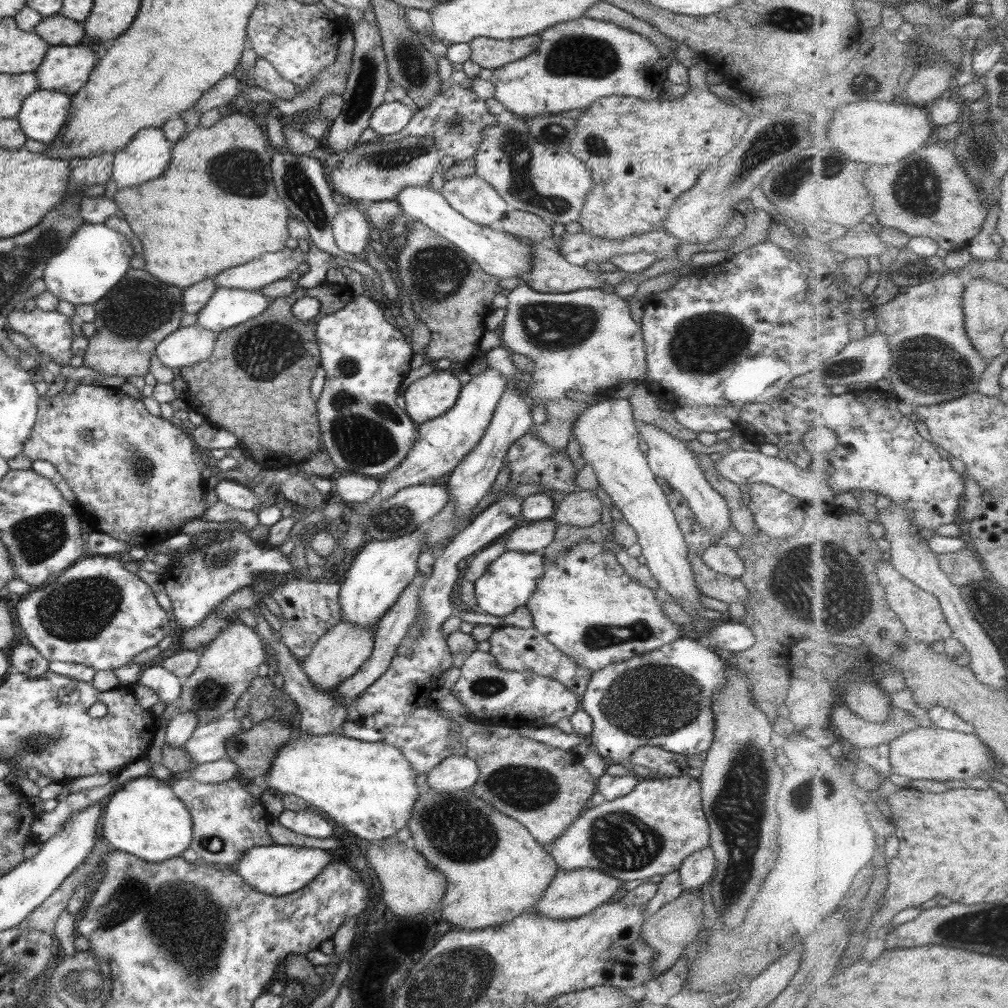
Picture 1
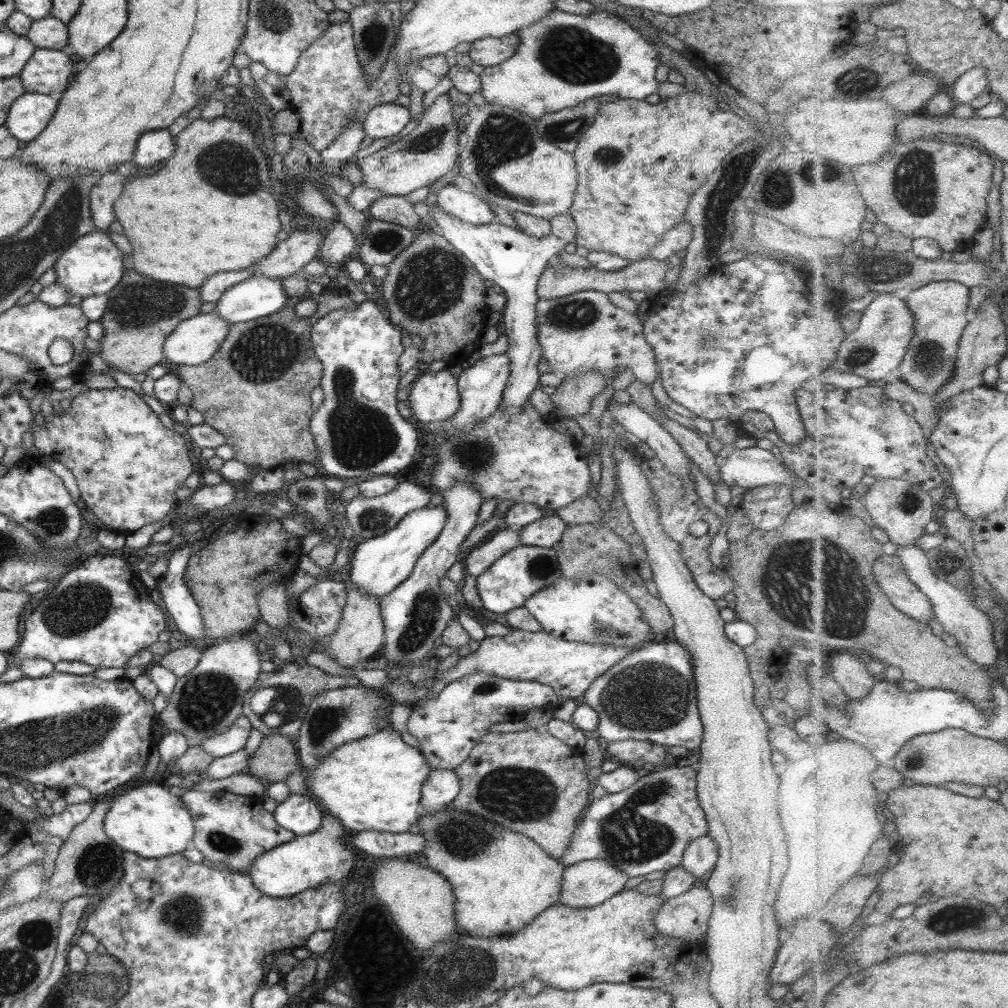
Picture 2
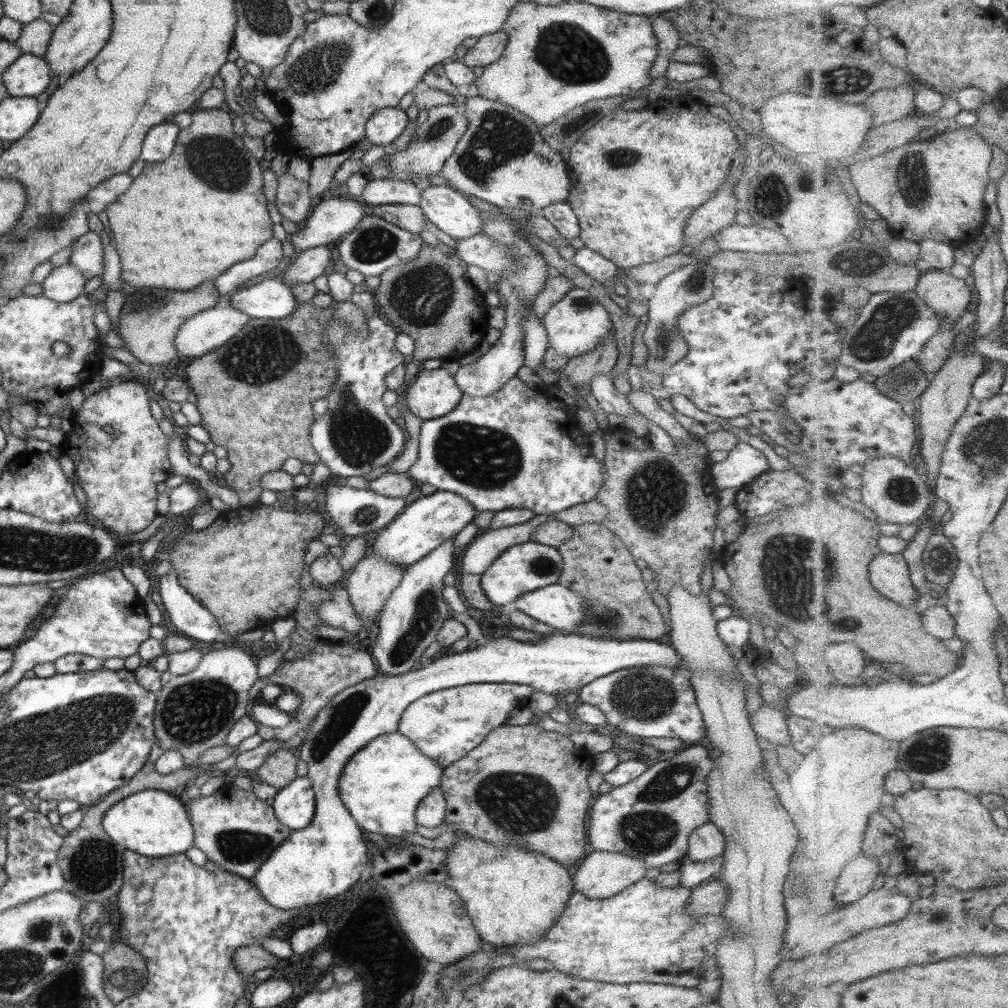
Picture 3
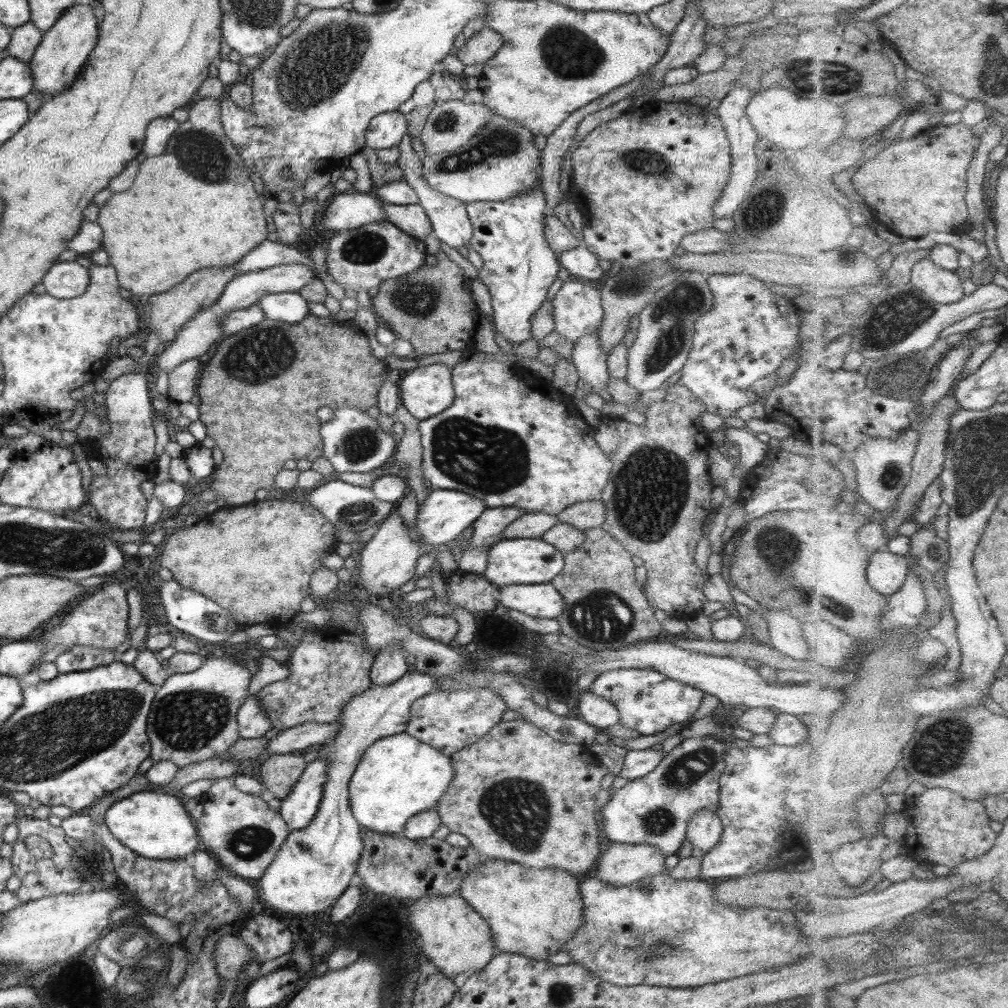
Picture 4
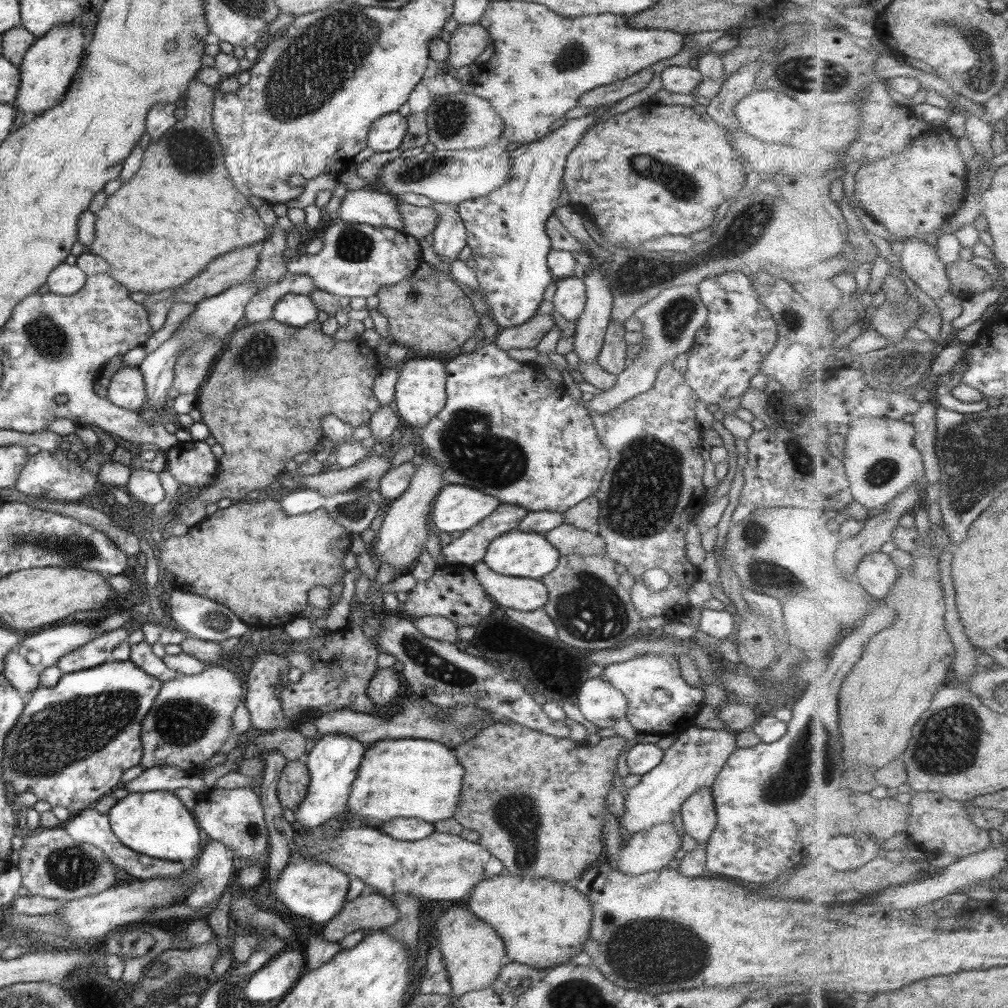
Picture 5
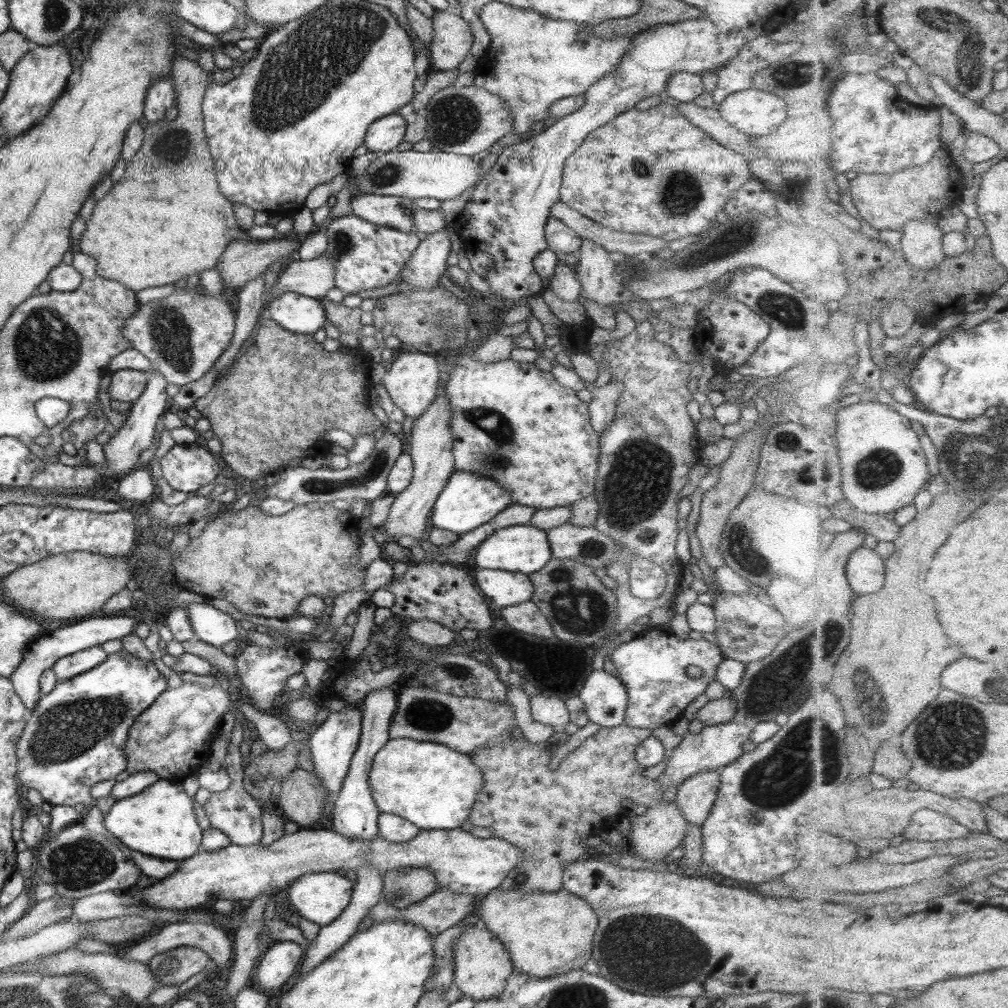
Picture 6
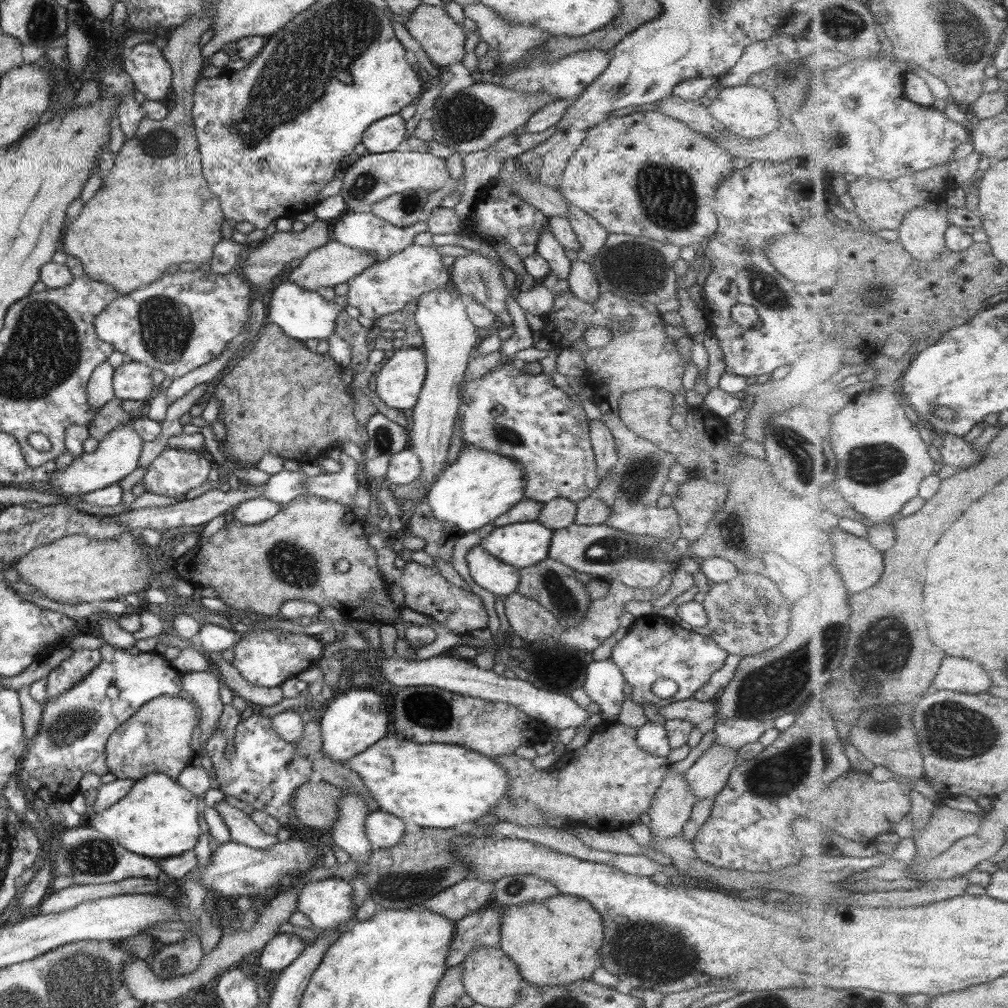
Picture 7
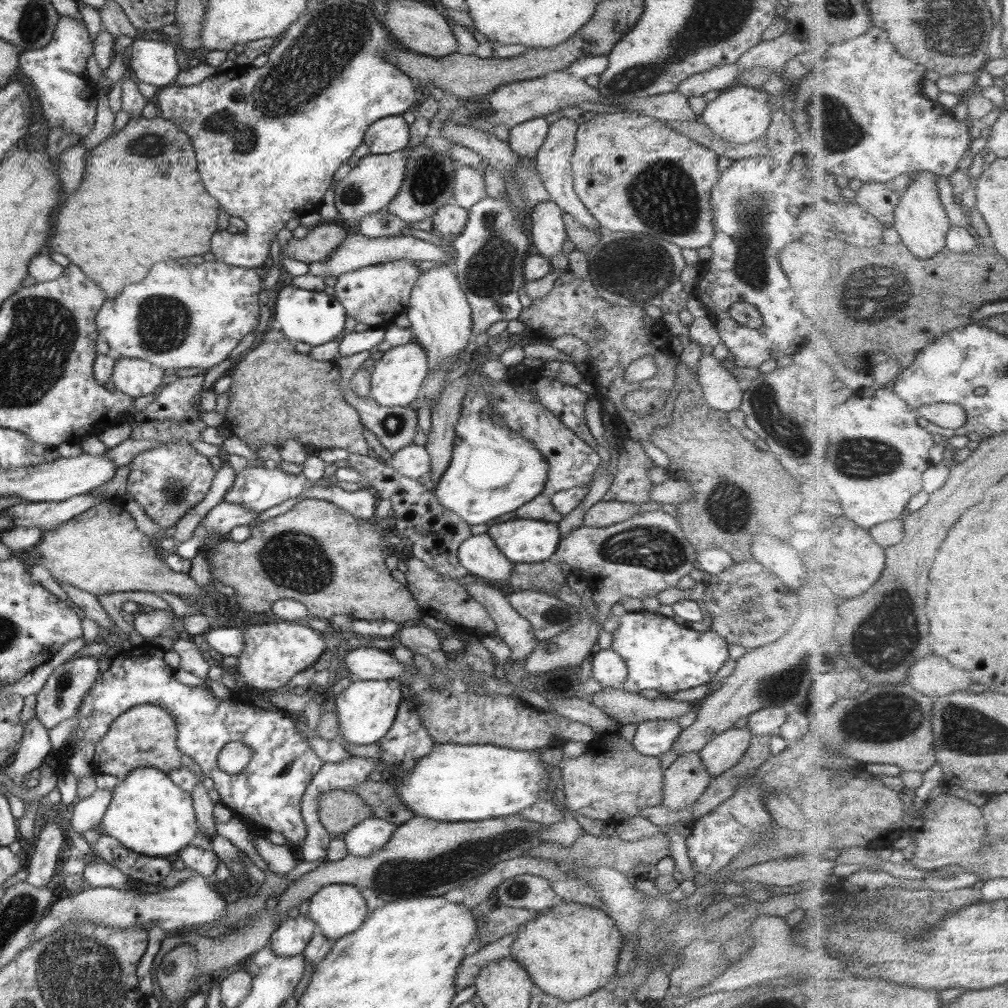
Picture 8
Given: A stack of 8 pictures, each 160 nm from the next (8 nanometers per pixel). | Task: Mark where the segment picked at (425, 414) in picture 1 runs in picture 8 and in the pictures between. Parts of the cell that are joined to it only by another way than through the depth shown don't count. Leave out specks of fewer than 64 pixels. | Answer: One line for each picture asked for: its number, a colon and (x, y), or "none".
2: (433, 397)
3: (433, 394)
4: (424, 391)
5: (419, 393)
6: (411, 381)
7: (398, 381)
8: (396, 378)

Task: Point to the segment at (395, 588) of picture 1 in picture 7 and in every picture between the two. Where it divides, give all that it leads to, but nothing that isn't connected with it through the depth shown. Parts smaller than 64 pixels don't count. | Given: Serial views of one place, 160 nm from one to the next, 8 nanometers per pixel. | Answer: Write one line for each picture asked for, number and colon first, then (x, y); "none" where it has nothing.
2: (377, 564)
3: (425, 523)
4: (442, 516)
5: (455, 508)
6: (467, 501)
7: (479, 486)

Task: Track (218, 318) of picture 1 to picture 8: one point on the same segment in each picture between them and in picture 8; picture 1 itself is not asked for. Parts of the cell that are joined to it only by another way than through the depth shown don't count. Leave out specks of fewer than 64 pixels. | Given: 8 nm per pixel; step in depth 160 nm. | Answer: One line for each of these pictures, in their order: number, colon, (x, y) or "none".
2: (258, 296)
3: (268, 299)
4: (289, 307)
5: (295, 310)
6: (294, 313)
7: (301, 314)
8: (314, 318)

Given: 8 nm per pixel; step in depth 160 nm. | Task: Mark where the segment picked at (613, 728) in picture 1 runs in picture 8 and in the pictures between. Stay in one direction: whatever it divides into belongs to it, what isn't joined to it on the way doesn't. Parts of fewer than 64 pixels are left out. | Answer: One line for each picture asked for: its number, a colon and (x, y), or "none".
2: (649, 695)
3: (650, 701)
4: (647, 701)
5: (659, 702)
6: (651, 665)
7: (653, 647)
8: (661, 653)

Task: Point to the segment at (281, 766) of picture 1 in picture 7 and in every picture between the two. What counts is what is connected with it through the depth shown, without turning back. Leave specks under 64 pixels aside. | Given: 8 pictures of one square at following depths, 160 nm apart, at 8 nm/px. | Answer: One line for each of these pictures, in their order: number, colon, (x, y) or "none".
2: (372, 784)
3: (381, 785)
4: (398, 776)
5: (415, 778)
6: (432, 786)
7: (435, 785)

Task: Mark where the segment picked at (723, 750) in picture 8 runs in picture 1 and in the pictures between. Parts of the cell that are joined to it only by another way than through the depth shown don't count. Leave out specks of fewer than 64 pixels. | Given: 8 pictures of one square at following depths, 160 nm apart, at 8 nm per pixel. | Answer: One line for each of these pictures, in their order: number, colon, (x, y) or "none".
1: (696, 869)
2: (700, 854)
3: (705, 841)
4: (703, 829)
5: (697, 812)
6: (695, 795)
7: (708, 774)

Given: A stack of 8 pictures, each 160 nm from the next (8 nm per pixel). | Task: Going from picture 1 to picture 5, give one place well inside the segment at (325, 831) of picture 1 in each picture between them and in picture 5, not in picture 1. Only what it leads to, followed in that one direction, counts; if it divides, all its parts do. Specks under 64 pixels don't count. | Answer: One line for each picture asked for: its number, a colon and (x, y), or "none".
2: (300, 814)
3: (293, 805)
4: (297, 809)
5: (332, 761)

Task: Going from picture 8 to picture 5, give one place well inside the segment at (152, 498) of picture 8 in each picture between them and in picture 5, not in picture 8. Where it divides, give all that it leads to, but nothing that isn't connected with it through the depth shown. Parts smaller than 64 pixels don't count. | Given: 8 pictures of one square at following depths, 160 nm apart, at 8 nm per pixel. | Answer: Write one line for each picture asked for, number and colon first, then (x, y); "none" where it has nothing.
5: (191, 464)
6: (185, 468)
7: (174, 472)

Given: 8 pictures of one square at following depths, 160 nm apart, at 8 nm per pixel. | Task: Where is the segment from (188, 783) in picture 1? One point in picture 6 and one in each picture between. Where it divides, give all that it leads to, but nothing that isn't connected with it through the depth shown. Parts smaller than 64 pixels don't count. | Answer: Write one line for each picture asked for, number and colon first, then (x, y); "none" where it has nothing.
2: (230, 830)
3: (234, 829)
4: (238, 830)
5: (234, 817)
6: (233, 812)

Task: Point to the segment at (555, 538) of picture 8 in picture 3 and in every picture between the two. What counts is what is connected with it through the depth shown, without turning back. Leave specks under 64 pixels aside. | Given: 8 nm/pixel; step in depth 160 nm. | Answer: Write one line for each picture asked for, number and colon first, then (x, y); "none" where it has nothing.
3: (524, 567)
4: (522, 560)
5: (515, 553)
6: (517, 548)
7: (522, 544)

